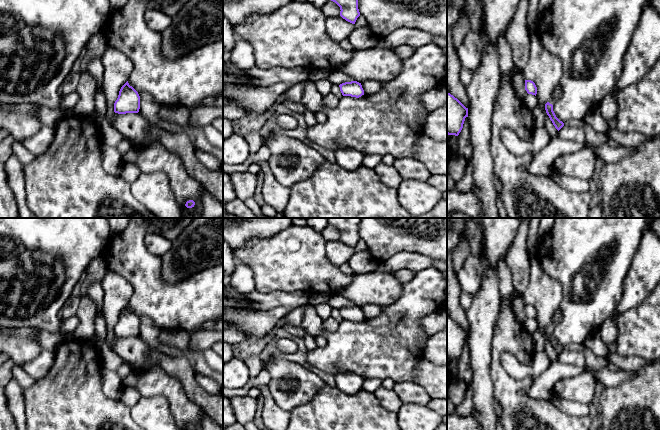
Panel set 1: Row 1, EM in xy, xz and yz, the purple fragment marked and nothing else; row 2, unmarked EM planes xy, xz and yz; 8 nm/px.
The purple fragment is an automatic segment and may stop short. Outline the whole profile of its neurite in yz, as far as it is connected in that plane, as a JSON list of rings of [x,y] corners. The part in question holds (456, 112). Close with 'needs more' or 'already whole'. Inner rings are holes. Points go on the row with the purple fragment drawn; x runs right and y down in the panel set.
[[[447,93],[447,134],[458,136],[466,117],[468,117],[468,108]]] | already whole

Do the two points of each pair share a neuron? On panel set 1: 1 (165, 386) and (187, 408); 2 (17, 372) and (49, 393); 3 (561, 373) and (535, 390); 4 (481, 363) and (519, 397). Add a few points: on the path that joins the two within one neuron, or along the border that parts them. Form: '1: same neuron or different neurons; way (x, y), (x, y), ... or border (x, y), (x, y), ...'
1: same neuron; way (170, 391), (182, 403)
2: different neurons; border (36, 381), (24, 389)
3: same neuron; way (555, 373), (541, 386)
4: different neurons; border (490, 347), (490, 378), (494, 393)

